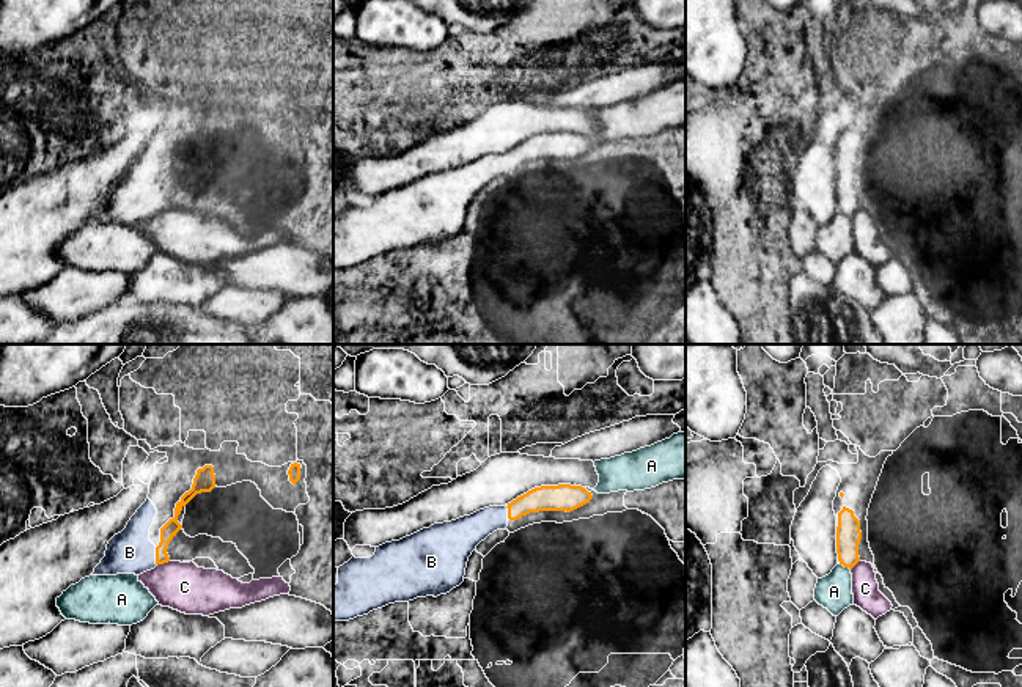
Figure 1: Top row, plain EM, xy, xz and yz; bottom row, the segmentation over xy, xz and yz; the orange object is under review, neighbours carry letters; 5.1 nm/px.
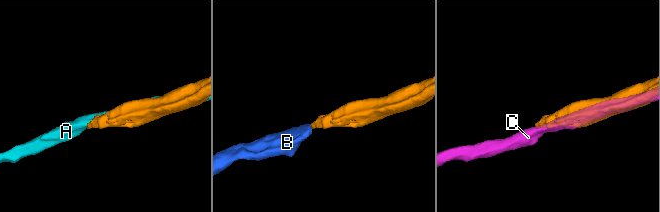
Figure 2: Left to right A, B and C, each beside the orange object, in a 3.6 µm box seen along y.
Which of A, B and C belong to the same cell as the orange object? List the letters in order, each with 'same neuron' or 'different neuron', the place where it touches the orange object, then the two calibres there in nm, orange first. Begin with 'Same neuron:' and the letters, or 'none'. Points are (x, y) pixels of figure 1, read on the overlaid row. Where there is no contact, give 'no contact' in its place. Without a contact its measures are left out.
Same neuron: B
A: different neuron; contact yz (845, 566); calibres 130 and 190 nm
B: same neuron; contact xy (156, 557); calibres 80 and 220 nm
C: different neuron; contact xy (162, 563); calibres 80 and 260 nm

